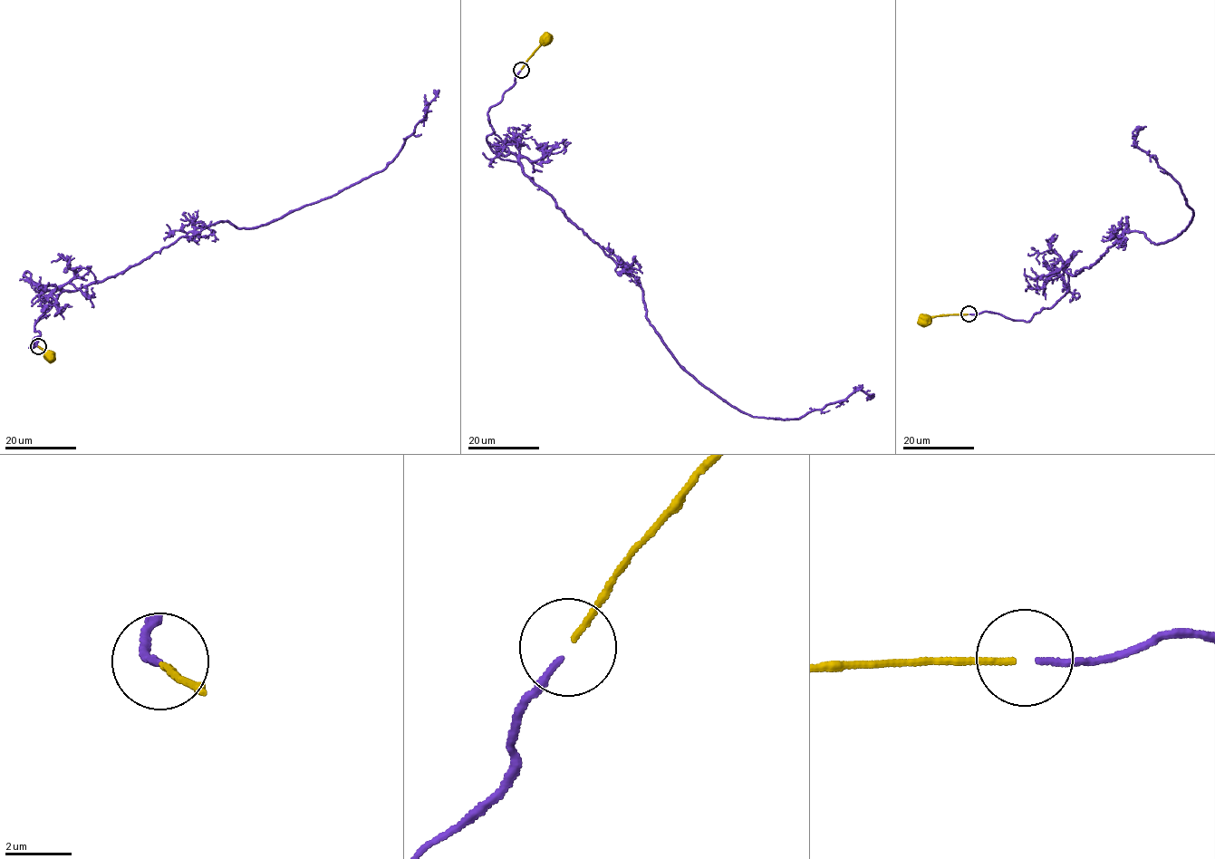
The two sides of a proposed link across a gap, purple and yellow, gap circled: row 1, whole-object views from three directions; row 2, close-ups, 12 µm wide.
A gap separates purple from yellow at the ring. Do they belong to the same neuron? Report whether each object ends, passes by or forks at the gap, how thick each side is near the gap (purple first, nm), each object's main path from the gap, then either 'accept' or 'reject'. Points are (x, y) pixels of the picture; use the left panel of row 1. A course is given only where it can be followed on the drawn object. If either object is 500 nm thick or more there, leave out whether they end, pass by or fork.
purple ends there; yellow ends there; 190 nm thick on the purple side, 190 nm on the other; purple runs (38, 345), (29, 347), (34, 325), (62, 291), (114, 276), (198, 227), (267, 224), (381, 171), (434, 90); yellow runs (38, 346), (50, 359); accept

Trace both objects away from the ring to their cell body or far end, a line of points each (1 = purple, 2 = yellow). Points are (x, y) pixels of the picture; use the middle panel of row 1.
1: (520, 71), (487, 112), (490, 149), (640, 284), (676, 362), (753, 416), (801, 418), (860, 390), (867, 400)
2: (521, 69), (547, 33)

